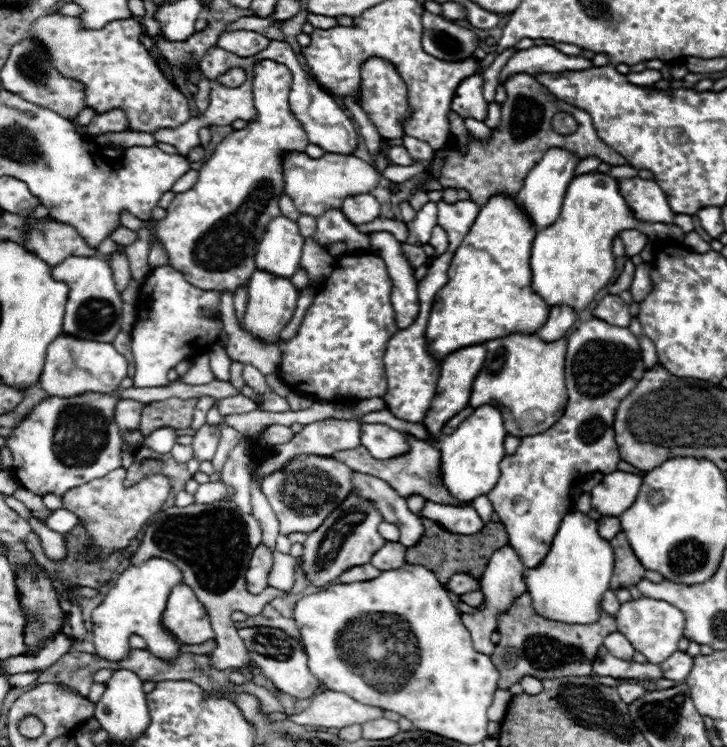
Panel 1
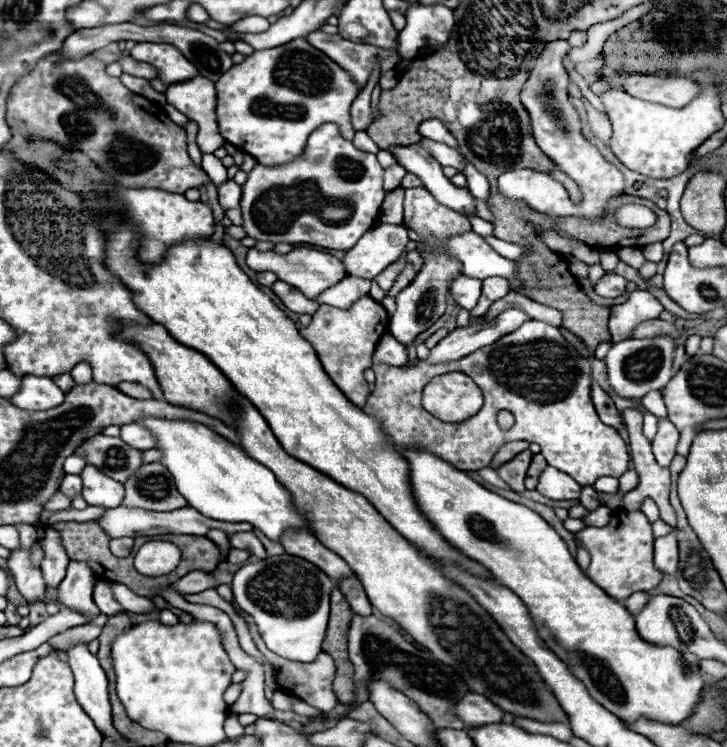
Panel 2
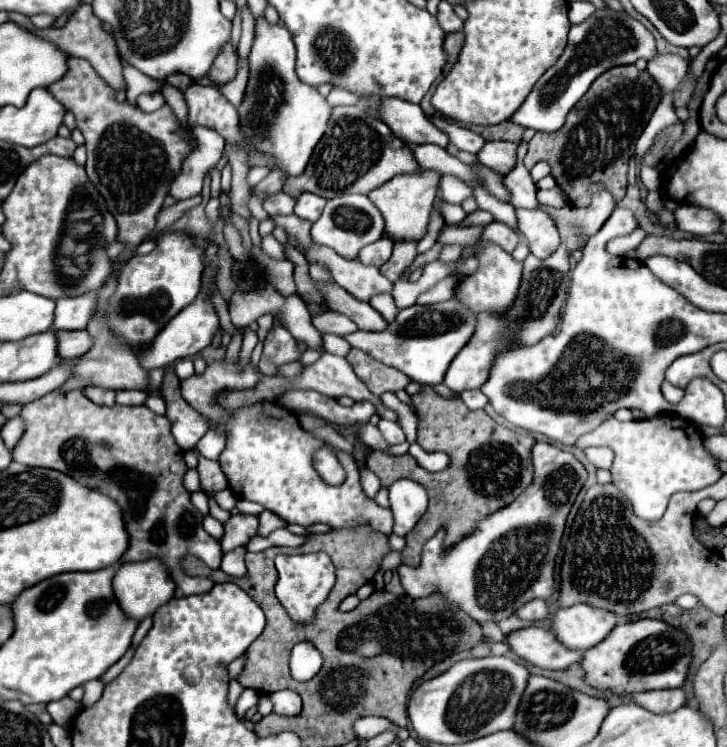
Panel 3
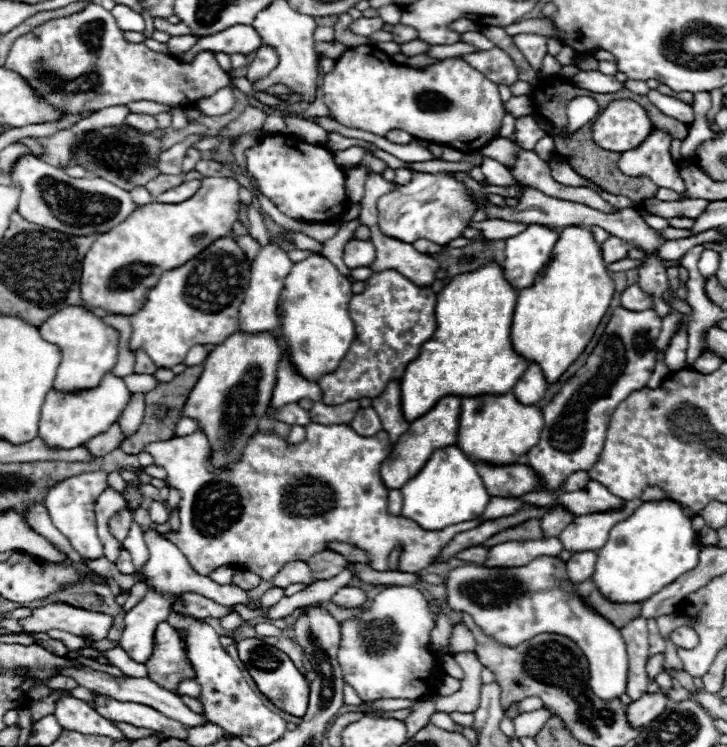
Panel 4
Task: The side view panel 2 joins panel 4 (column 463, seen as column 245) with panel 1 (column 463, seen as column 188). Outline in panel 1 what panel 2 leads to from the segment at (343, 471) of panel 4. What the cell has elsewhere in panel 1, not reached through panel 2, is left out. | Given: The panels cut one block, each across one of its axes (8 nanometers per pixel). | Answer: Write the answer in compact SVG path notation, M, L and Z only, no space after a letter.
M426 502L420 516L440 524L446 532L452 534L476 534L484 528L484 522L480 520L472 506L446 506Z

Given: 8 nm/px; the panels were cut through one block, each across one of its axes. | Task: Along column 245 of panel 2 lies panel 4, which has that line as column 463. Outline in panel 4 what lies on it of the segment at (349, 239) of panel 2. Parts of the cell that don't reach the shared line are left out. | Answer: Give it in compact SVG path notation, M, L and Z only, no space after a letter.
M412 172L412 180L406 186L396 186L378 200L380 230L410 244L418 238L426 238L444 246L460 236L460 232L466 228L466 222L472 220L474 212L476 202L472 200L470 190L462 182L454 180L452 174Z

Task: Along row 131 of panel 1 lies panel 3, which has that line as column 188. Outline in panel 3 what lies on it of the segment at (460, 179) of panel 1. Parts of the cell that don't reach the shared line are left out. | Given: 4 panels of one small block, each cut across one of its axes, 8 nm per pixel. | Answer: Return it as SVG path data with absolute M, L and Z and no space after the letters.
M80 390L70 392L50 392L48 396L42 396L40 400L34 400L30 404L24 404L22 412L18 414L24 420L24 434L18 440L18 444L12 448L12 460L20 462L24 466L40 466L40 468L52 468L62 474L72 476L76 482L80 482L86 488L98 490L118 502L124 518L124 526L130 538L128 550L120 558L118 564L126 562L142 562L148 558L158 558L166 568L172 580L176 582L176 596L190 596L190 594L202 594L208 592L214 582L212 578L192 578L186 576L180 570L180 558L186 554L198 556L208 568L216 570L220 568L222 548L216 538L212 538L202 528L202 514L192 506L190 492L182 486L182 476L186 470L182 450L176 446L172 434L170 434L170 422L166 416L154 414L152 410L144 406L96 406L90 402Z

